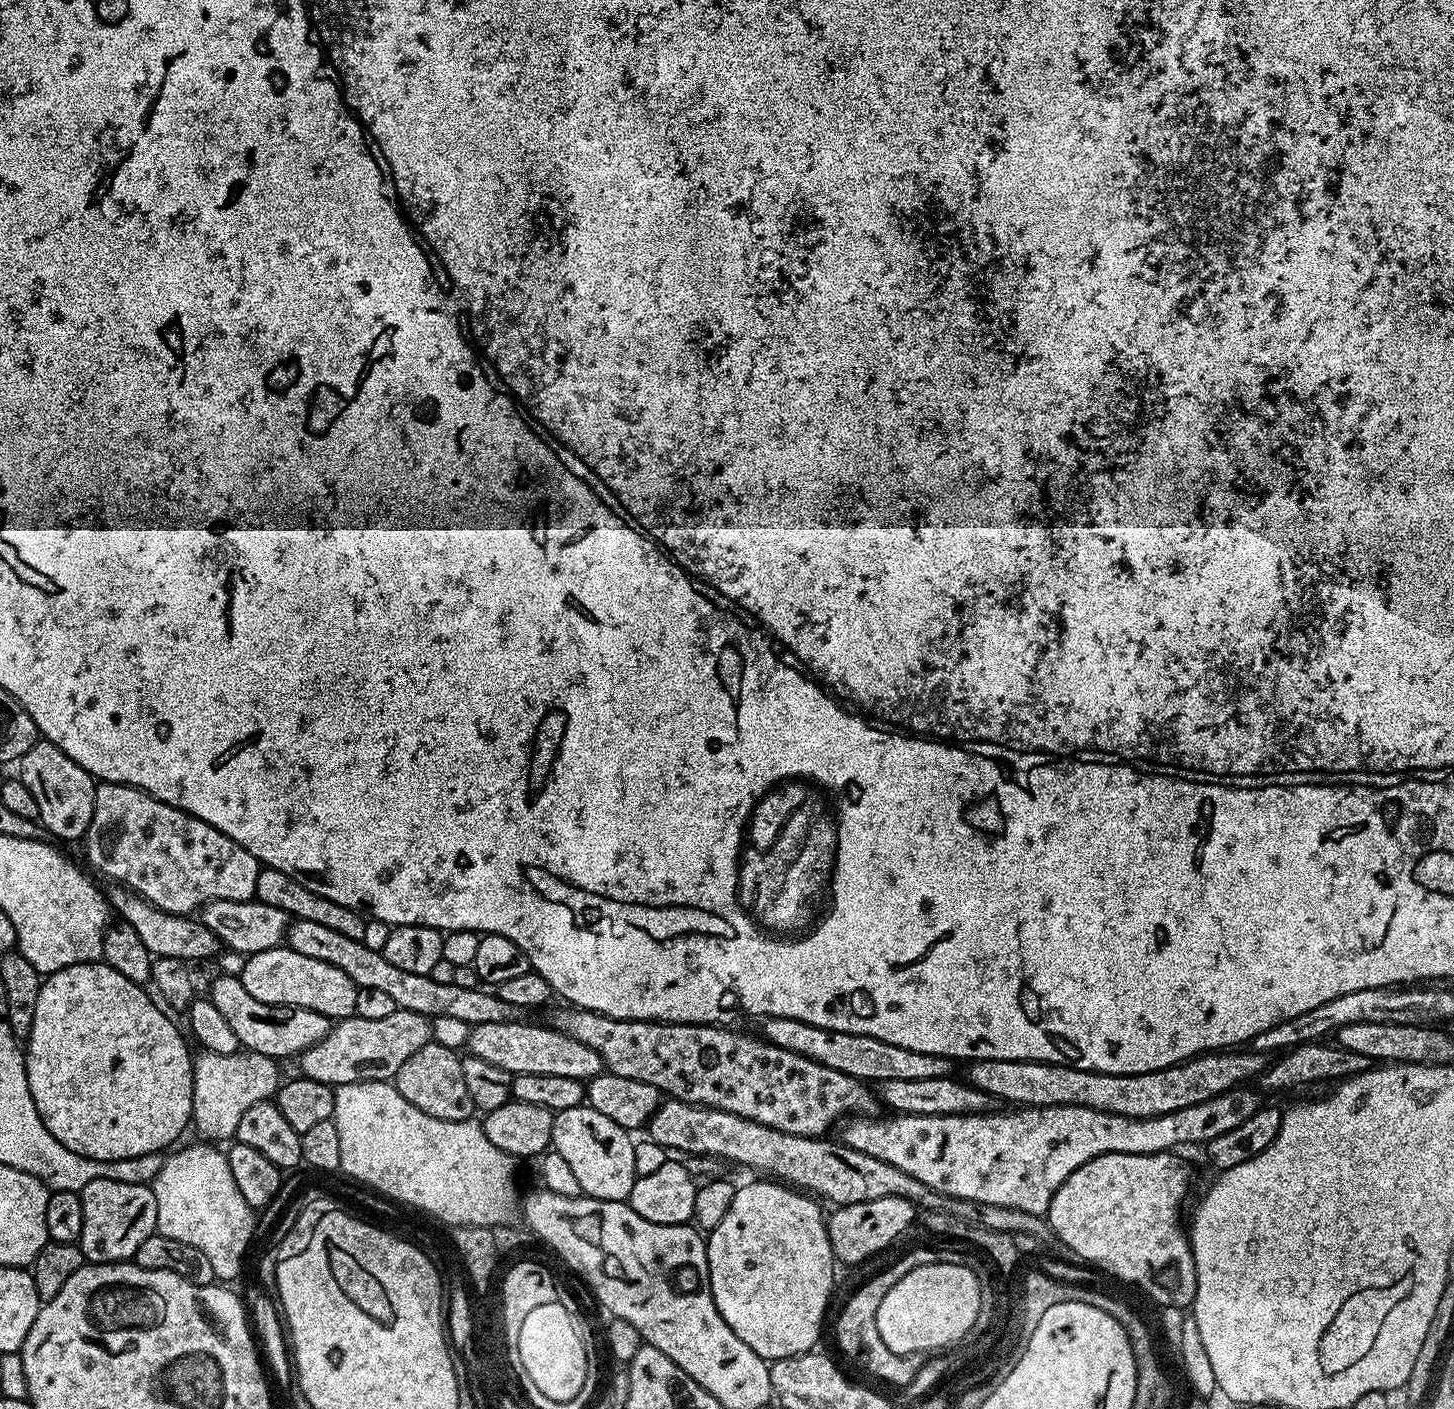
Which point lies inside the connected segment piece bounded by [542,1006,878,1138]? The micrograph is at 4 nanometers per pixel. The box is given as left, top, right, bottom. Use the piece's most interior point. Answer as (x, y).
(711, 1066)

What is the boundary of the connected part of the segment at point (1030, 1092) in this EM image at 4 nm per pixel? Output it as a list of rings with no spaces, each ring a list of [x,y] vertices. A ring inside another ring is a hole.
[[[1224,1050],[1219,1054],[1194,1056],[1170,1068],[1129,1076],[1087,1072],[1065,1064],[1037,1060],[974,1060],[967,1065],[966,1080],[972,1087],[997,1096],[1008,1106],[1086,1106],[1131,1120],[1145,1120],[1151,1116],[1174,1114],[1174,1110],[1186,1110],[1186,1106],[1198,1106],[1198,1102],[1206,1102],[1206,1098],[1247,1085],[1261,1076],[1265,1067],[1265,1053],[1251,1050]]]

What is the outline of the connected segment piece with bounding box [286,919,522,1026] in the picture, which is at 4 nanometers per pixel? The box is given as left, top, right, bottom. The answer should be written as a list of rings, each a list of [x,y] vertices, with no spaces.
[[[293,919],[286,933],[286,944],[298,954],[306,954],[306,958],[318,958],[318,962],[330,962],[330,966],[338,966],[342,974],[350,974],[357,988],[384,991],[394,998],[396,1007],[402,1010],[417,1012],[429,1018],[459,1018],[470,1026],[486,1022],[510,1022],[520,1020],[522,1016],[521,1009],[510,1006],[510,1002],[502,1002],[495,991],[483,987],[467,988],[450,982],[434,982],[432,975],[398,970],[398,966],[386,962],[383,952],[370,950],[361,940],[345,938],[343,934],[329,930],[319,922]]]

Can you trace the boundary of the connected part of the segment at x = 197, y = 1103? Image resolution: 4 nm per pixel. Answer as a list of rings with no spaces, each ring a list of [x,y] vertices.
[[[241,1050],[234,1054],[214,1054],[213,1052],[201,1051],[195,1057],[192,1066],[192,1118],[191,1123],[201,1132],[203,1139],[208,1142],[220,1142],[216,1140],[231,1141],[238,1130],[238,1122],[242,1122],[242,1114],[250,1110],[263,1100],[272,1100],[276,1089],[282,1083],[280,1068],[271,1056],[263,1056],[257,1052]]]

